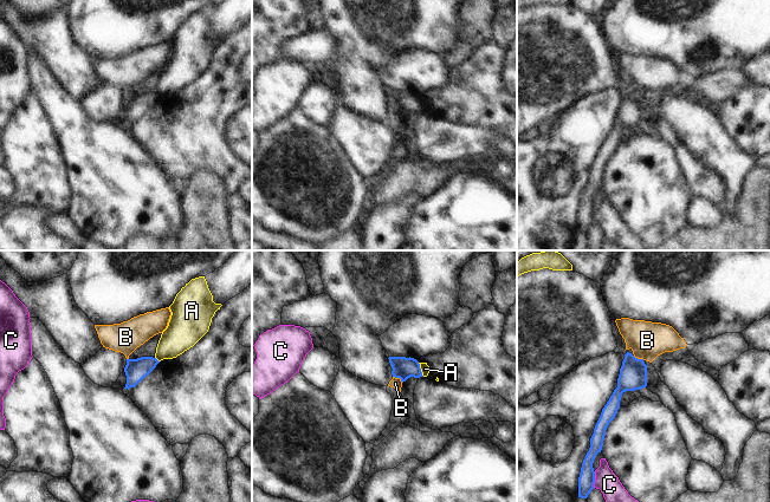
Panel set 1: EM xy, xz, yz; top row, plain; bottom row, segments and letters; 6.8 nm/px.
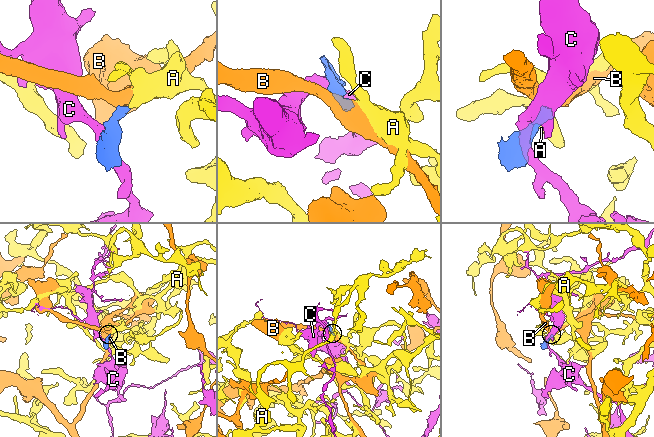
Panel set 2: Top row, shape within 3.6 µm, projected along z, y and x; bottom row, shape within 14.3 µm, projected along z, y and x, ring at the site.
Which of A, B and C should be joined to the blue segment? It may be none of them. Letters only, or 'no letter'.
no letter.

